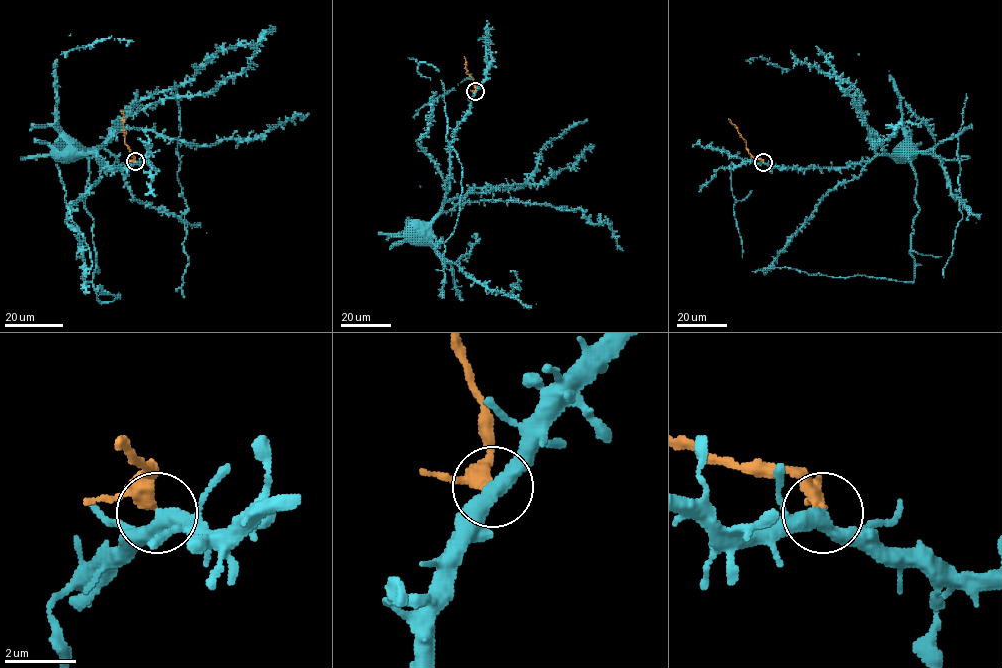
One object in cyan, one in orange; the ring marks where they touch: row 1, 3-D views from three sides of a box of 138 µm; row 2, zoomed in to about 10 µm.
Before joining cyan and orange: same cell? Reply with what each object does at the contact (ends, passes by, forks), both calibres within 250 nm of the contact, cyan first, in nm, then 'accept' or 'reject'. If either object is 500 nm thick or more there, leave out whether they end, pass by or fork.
cyan passes by | orange passes by | 400/300 nm | reject

